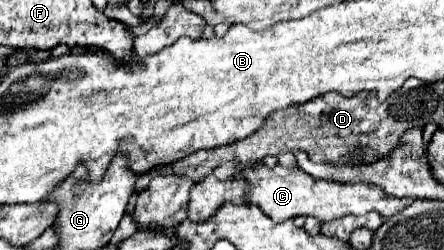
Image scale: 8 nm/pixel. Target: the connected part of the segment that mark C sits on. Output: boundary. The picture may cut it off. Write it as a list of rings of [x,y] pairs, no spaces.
[[[255,166],[247,172],[243,172],[241,178],[251,180],[251,190],[247,192],[247,202],[259,206],[273,222],[283,222],[295,216],[315,216],[321,222],[335,220],[339,216],[347,214],[367,214],[371,210],[377,210],[381,216],[393,216],[395,212],[403,210],[407,204],[411,204],[409,198],[395,198],[383,192],[383,188],[375,184],[339,184],[329,180],[315,180],[309,174],[305,174],[301,168],[267,168],[267,166]]]

